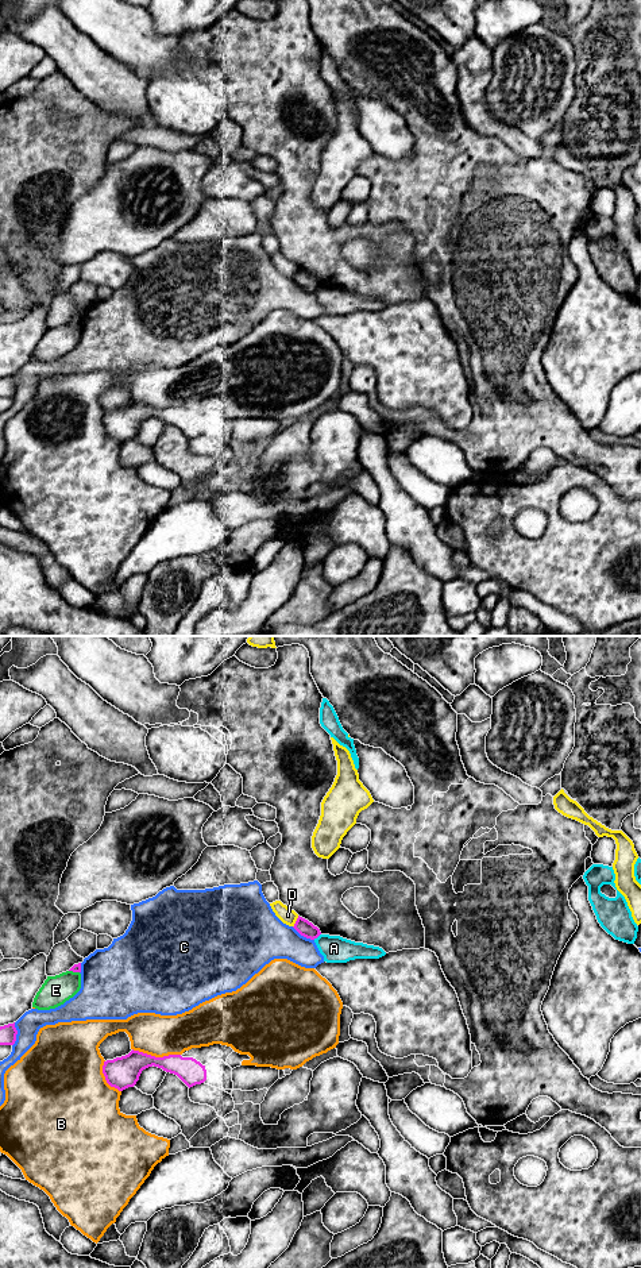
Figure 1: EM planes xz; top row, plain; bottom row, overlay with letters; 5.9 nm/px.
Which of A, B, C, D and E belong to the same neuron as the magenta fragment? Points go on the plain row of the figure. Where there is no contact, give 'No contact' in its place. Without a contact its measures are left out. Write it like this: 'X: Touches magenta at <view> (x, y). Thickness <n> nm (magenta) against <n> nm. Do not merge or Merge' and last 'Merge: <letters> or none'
A: Touches magenta at xz (316, 289). Thickness 90 nm (magenta) against 160 nm. Do not merge
B: Touches magenta at xz (157, 409). Thickness 190 nm (magenta) against 240 nm. Do not merge
C: Touches magenta at xz (302, 286). Thickness 90 nm (magenta) against 300 nm. Do not merge
D: Touches magenta at xz (296, 273). Thickness 90 nm (magenta) against 90 nm. Do not merge
E: Touches magenta at xz (74, 323). Thickness 50 nm (magenta) against 170 nm. Do not merge
Merge: none

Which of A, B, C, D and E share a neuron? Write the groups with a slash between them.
A / B / C / D / E

